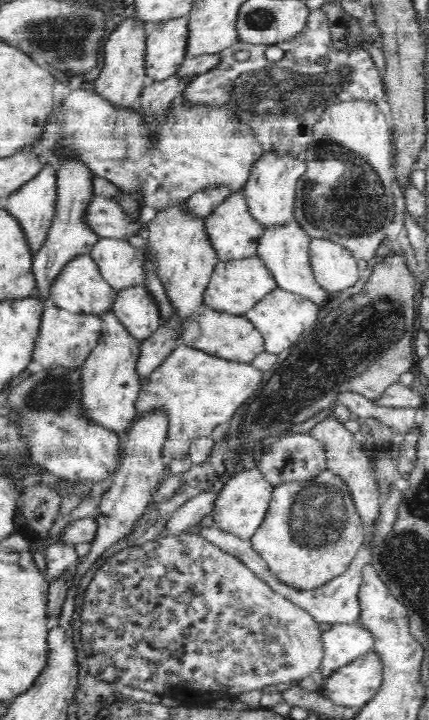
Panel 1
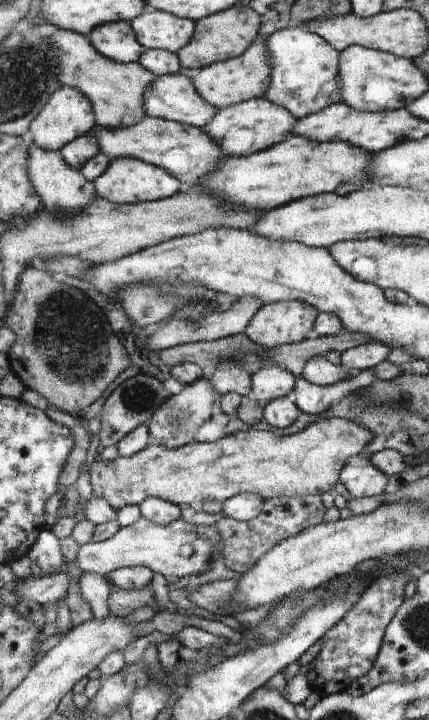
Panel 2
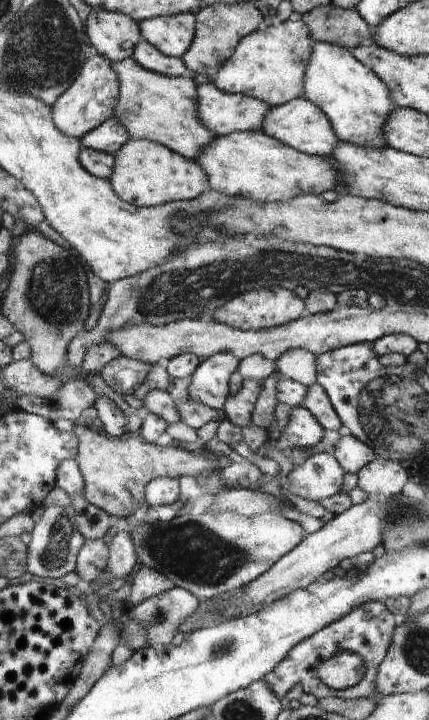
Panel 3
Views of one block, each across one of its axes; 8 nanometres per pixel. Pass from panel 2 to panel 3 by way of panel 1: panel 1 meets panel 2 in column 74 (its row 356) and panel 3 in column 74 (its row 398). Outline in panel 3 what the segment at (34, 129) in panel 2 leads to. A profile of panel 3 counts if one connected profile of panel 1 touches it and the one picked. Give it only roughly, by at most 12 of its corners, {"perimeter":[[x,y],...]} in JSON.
{"perimeter":[[90,57],[54,106],[55,123],[83,139],[111,119],[121,76]]}

